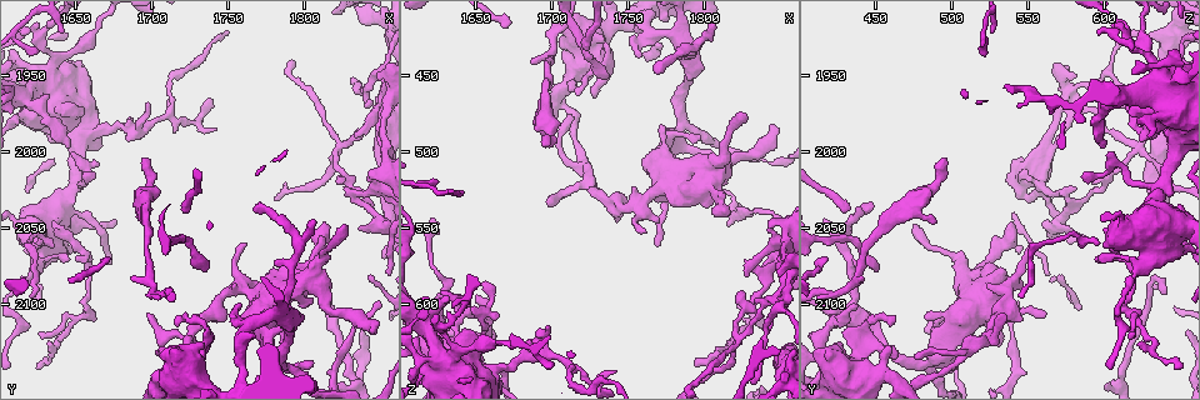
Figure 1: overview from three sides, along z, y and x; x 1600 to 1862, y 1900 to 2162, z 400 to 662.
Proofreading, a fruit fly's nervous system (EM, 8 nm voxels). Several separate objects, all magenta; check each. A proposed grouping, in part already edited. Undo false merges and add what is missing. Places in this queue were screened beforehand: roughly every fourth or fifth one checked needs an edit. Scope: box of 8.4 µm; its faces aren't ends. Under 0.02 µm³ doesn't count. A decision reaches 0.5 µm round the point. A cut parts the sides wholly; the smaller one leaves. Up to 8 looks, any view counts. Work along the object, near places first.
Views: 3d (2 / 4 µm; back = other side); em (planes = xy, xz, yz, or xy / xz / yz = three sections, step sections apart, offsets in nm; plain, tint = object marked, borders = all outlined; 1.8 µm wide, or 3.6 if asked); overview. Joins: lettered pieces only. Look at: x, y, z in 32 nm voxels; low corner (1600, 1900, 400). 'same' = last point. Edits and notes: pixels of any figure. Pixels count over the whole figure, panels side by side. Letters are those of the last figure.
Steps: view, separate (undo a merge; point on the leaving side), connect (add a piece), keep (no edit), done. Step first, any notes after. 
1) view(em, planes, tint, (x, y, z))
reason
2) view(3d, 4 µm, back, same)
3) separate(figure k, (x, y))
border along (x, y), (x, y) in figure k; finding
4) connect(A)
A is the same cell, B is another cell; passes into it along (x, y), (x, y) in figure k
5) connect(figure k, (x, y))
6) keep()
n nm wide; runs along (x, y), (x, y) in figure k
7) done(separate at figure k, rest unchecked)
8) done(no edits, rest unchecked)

view(em, planes, borders, (1692, 2006, 496))
free end

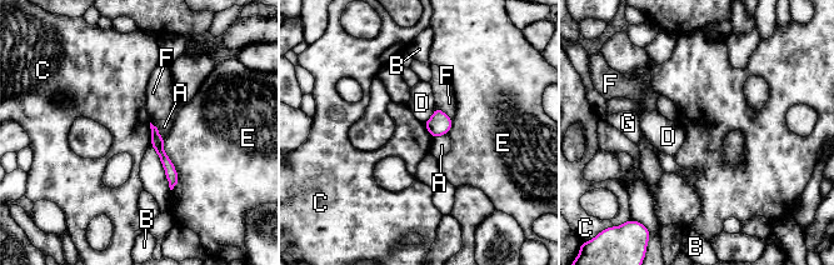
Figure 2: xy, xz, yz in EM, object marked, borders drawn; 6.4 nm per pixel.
keep()
A, B, C, D, E, F and G are other cells; border along (149, 123), (150, 145) in figure 2; none of them fits

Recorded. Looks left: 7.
view(em, xz, step 4, tint, (1824, 1996, 624))
branch point

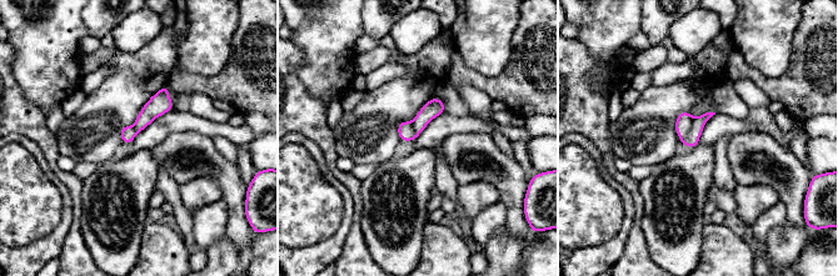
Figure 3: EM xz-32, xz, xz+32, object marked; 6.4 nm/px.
view(em, planes, tint, same)
another direction

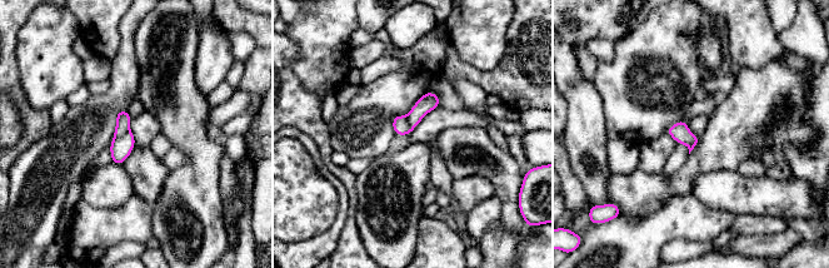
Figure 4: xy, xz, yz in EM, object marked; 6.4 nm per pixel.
view(em, planes, borders, same)
what lies round it

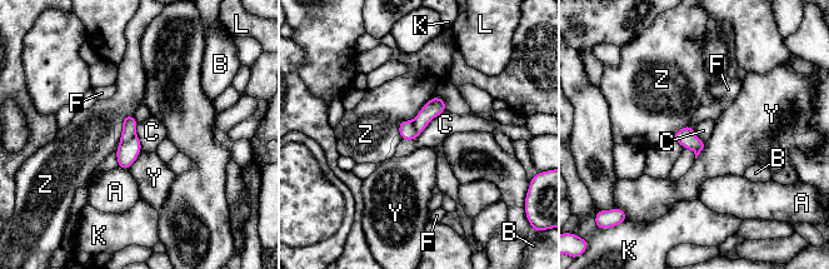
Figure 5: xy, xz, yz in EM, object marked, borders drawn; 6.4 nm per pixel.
separate(figure 5, (435, 105))
120 nm wide; A, B, C, F, K, L, Y and Z are other cells; border along (411, 121), (413, 139) in figure 5; a second neuron is stuck on

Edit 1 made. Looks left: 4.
view(3d, 2 µm, (1710, 1974, 638))
a narrow waist

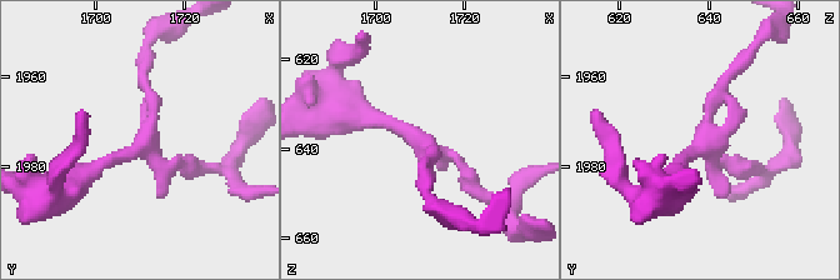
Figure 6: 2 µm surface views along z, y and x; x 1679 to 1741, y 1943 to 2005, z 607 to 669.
view(em, planes, borders, (1710, 1976, 639))
shape alone is not enough

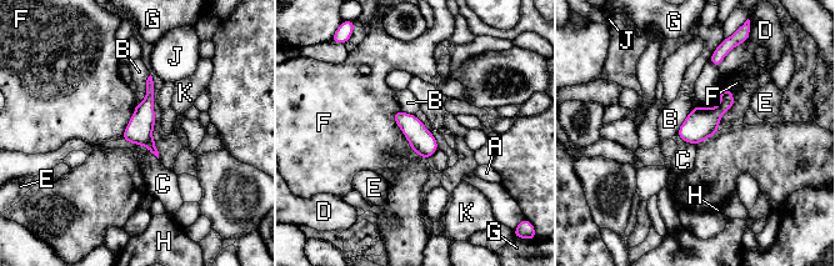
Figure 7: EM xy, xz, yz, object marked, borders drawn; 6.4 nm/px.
keep()
A, B, C, D, E, F, G, H, J and K are other cells; continuous, no second neuron

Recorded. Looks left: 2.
done(separate at figure 5, rest unchecked)

